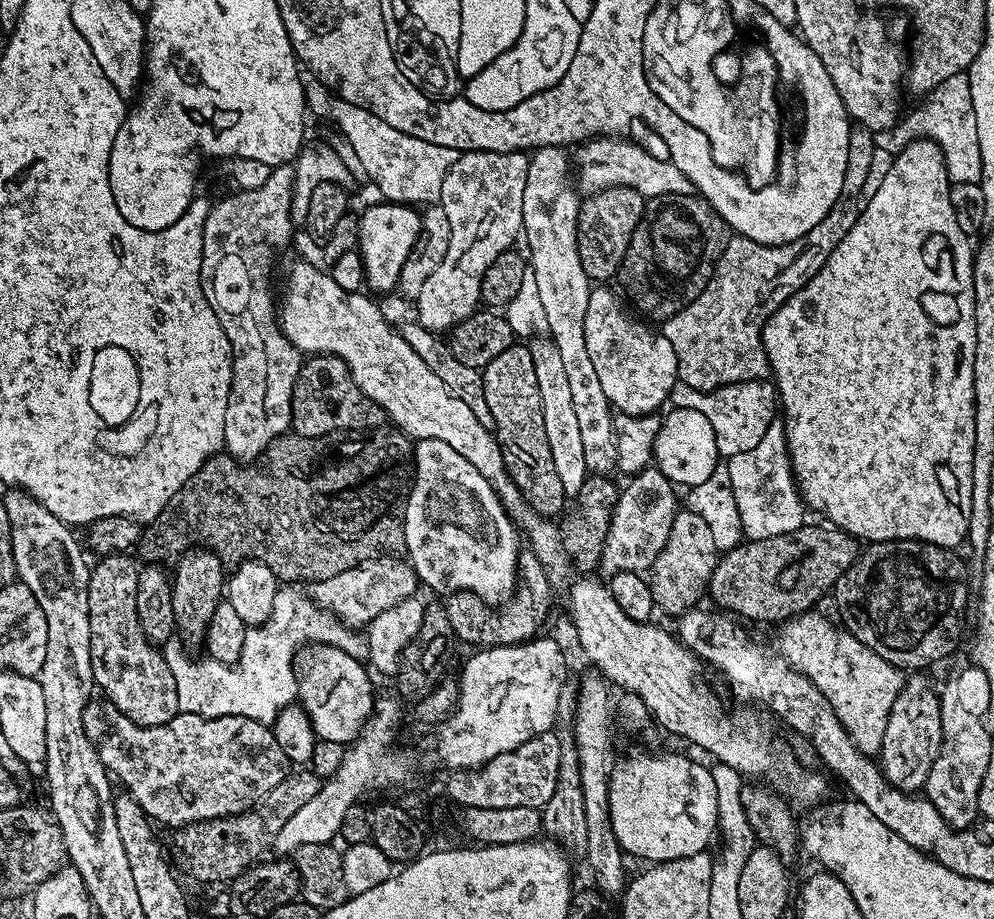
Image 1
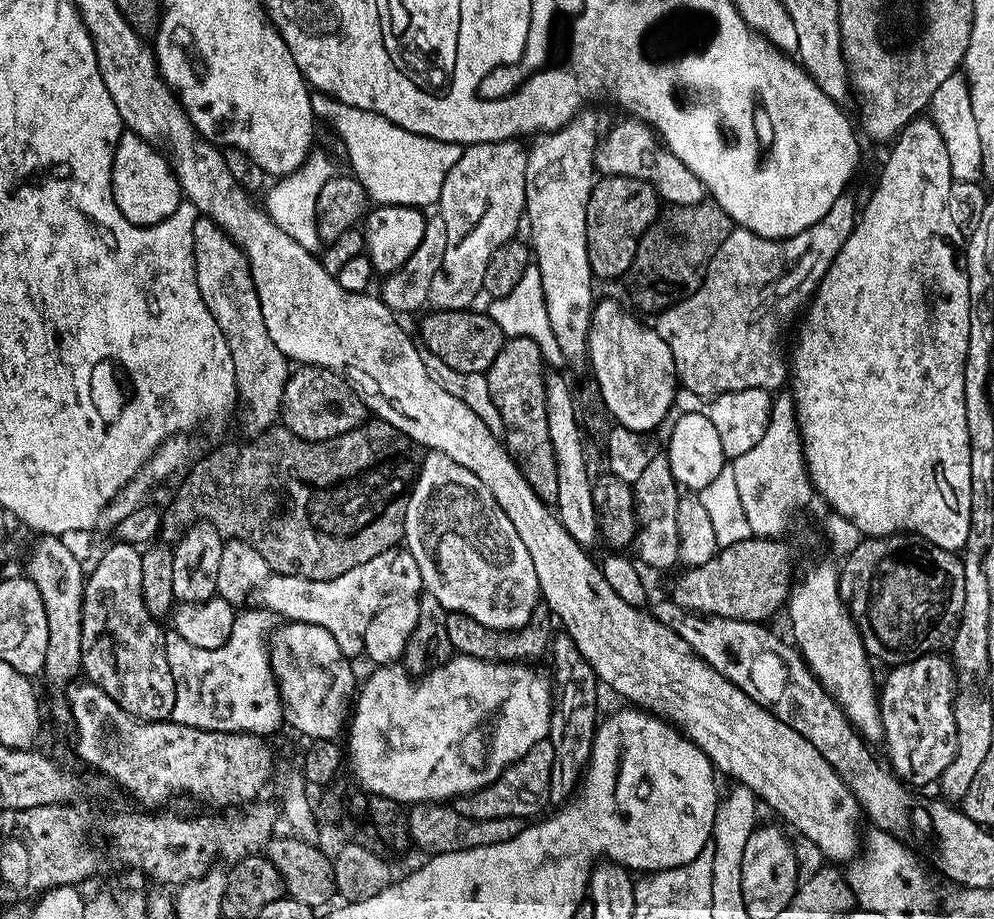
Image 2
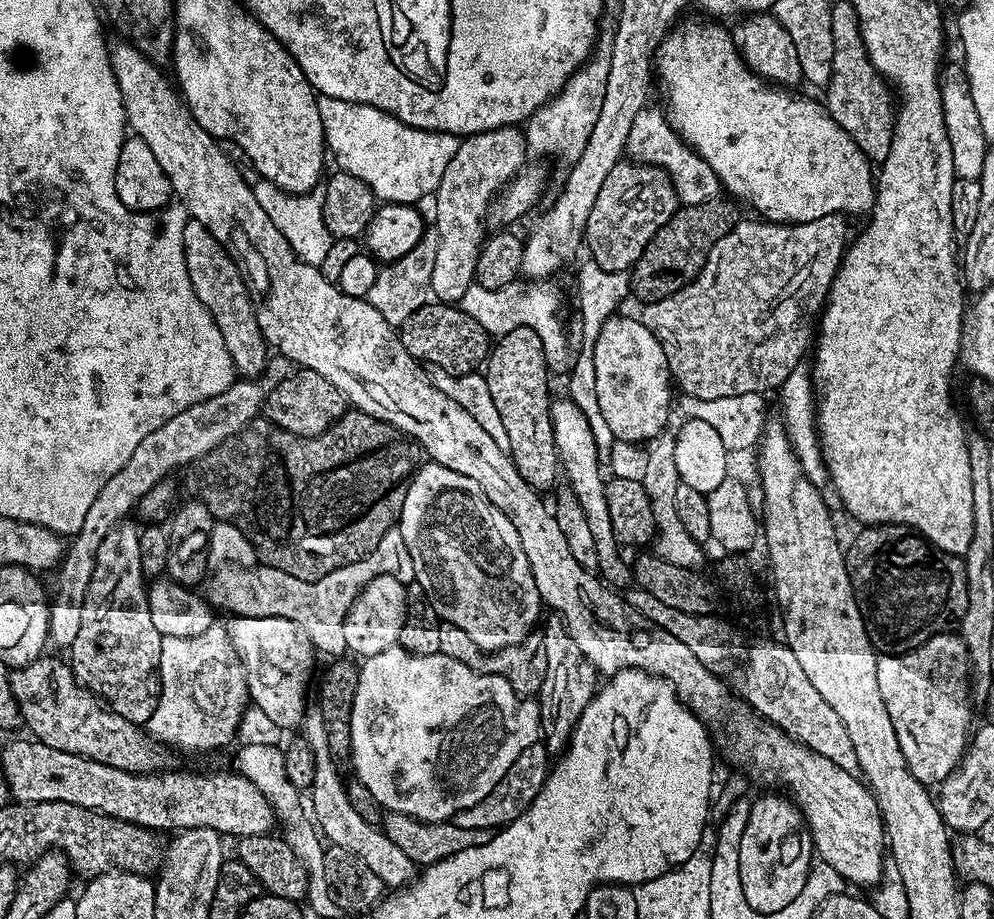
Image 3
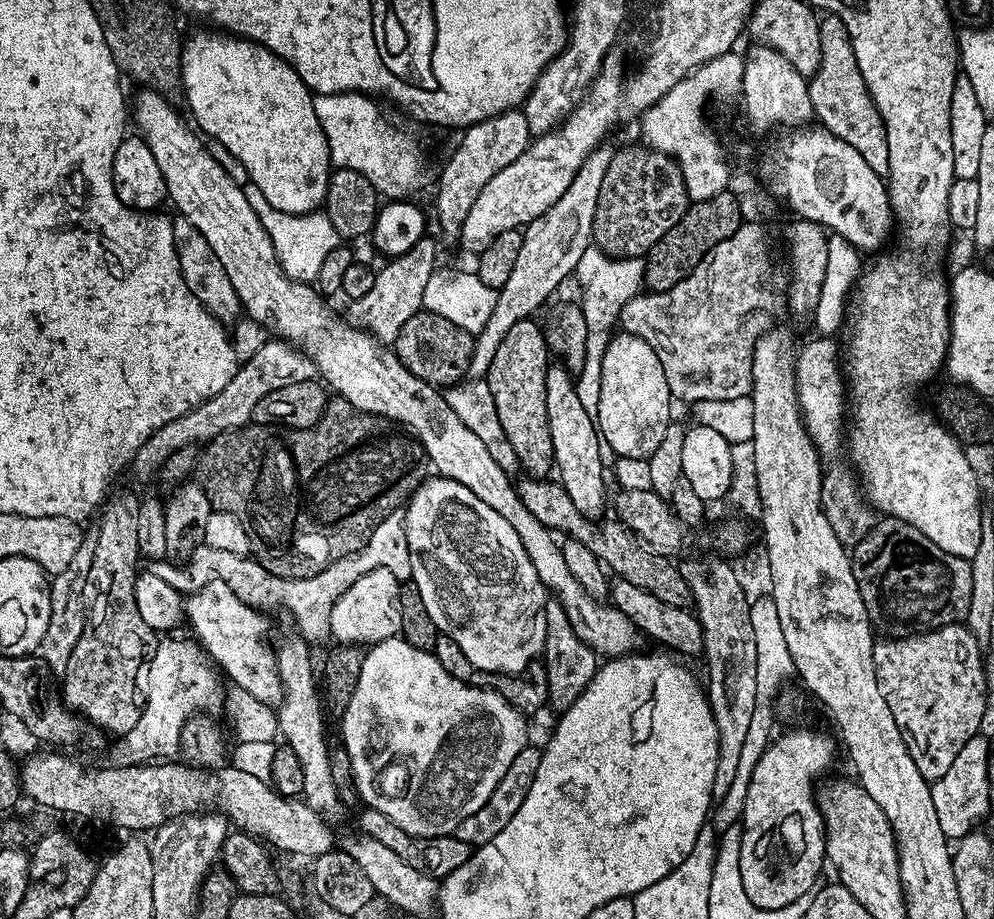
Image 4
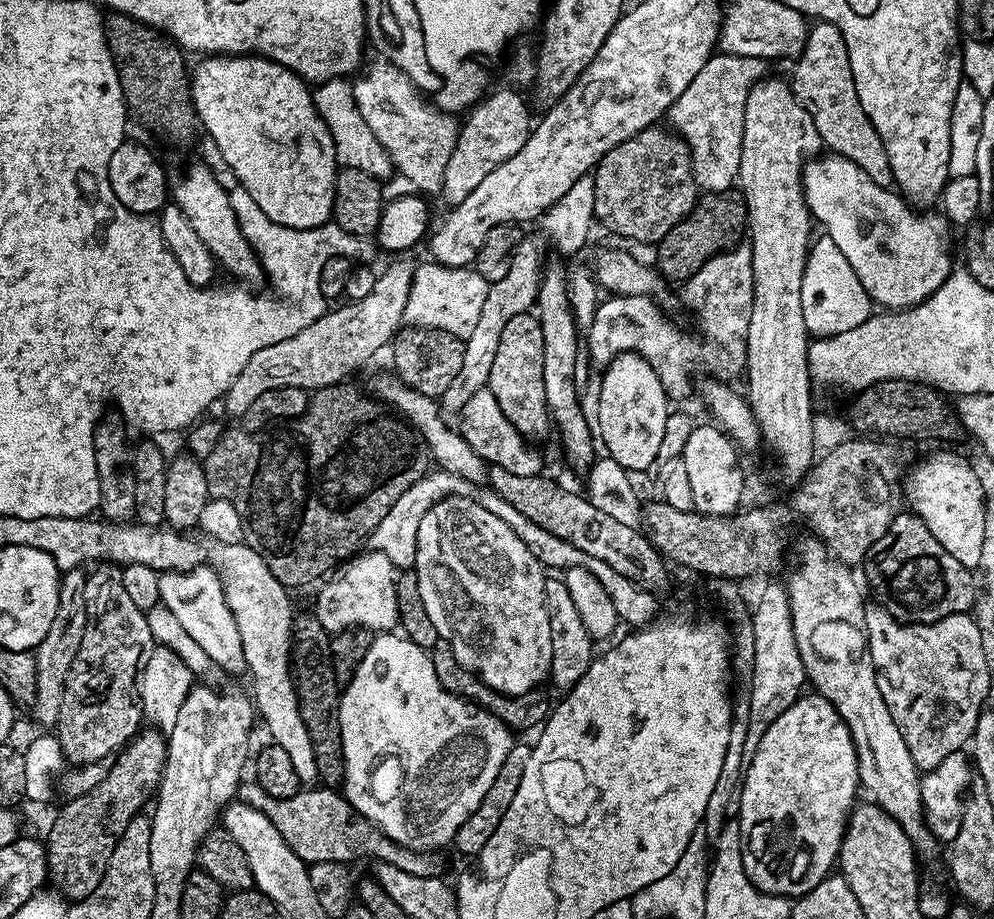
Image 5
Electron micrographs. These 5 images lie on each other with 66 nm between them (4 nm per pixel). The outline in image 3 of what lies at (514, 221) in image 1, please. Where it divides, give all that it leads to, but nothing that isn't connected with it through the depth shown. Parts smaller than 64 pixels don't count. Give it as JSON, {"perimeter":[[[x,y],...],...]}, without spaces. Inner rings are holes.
{"perimeter":[[[516,126],[486,130],[461,139],[458,154],[446,166],[446,174],[442,174],[442,182],[434,194],[438,259],[434,262],[431,295],[437,301],[459,302],[474,283],[476,263],[486,239],[484,216],[486,220],[498,193],[525,167],[524,156],[528,155],[524,133]]]}

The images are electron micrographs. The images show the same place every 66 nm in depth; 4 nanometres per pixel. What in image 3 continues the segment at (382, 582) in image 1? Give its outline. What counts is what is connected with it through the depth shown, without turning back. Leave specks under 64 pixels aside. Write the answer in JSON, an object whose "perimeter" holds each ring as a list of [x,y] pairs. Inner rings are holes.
{"perimeter":[[[399,527],[391,528],[370,554],[326,574],[321,580],[299,580],[267,566],[237,567],[225,564],[217,572],[218,580],[225,589],[224,600],[233,608],[233,613],[252,614],[257,609],[266,609],[267,615],[288,618],[302,626],[312,639],[315,651],[325,652],[328,658],[345,655],[344,620],[352,609],[352,603],[371,580],[379,576],[393,576],[407,586],[416,579],[414,562],[410,558],[410,550],[406,550]]]}

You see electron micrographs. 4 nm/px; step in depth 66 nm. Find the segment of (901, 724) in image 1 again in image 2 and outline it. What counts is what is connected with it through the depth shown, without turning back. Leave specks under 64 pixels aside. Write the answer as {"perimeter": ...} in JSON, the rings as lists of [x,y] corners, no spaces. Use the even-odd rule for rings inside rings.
{"perimeter":[[[933,654],[920,656],[907,664],[897,664],[885,678],[878,692],[880,717],[884,727],[883,747],[888,747],[888,760],[891,771],[905,785],[932,784],[939,781],[956,753],[956,727],[954,726],[954,694],[956,693],[956,671],[952,669],[952,661],[947,655]]]}

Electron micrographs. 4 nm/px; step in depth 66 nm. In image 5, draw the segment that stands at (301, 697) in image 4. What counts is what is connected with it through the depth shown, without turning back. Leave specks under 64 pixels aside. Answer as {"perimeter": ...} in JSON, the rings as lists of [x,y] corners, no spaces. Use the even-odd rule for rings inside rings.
{"perimeter":[[[213,543],[210,548],[210,564],[211,567],[215,569],[216,575],[220,578],[220,583],[224,585],[224,597],[226,602],[230,606],[230,610],[234,614],[234,618],[238,622],[238,630],[240,631],[240,637],[242,638],[242,646],[244,647],[244,662],[247,671],[250,673],[252,671],[252,688],[256,691],[256,696],[254,695],[254,708],[257,713],[260,712],[264,715],[264,724],[268,727],[268,732],[270,735],[271,743],[282,746],[282,750],[286,750],[286,754],[290,754],[290,762],[294,762],[294,770],[298,774],[300,781],[304,782],[308,780],[308,776],[315,777],[316,773],[316,754],[314,752],[314,746],[310,742],[310,734],[308,733],[308,727],[306,722],[302,718],[300,713],[300,698],[296,694],[296,681],[294,679],[294,669],[292,667],[292,646],[294,643],[294,611],[292,612],[292,600],[290,597],[289,589],[285,588],[283,584],[278,582],[278,578],[274,578],[274,574],[266,566],[266,562],[263,558],[256,553],[255,550],[248,547],[247,544],[241,543],[236,545],[226,545]]]}

